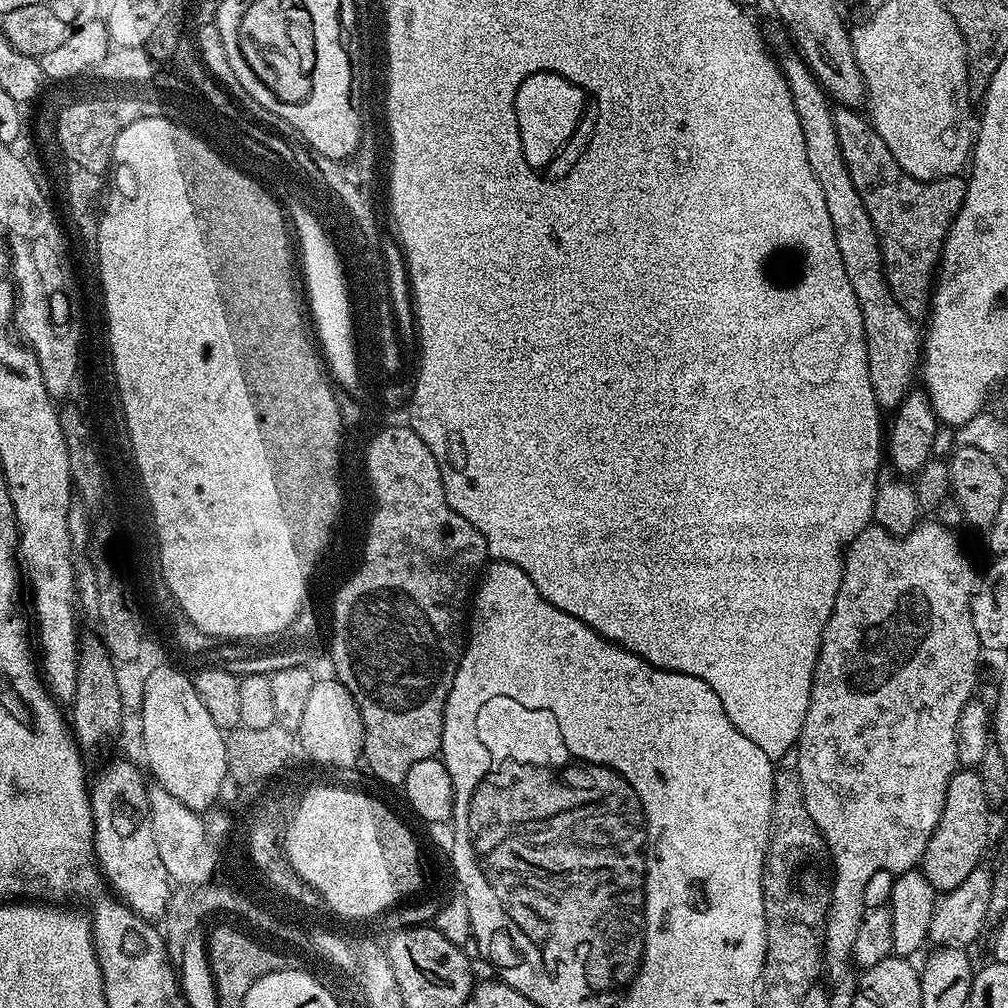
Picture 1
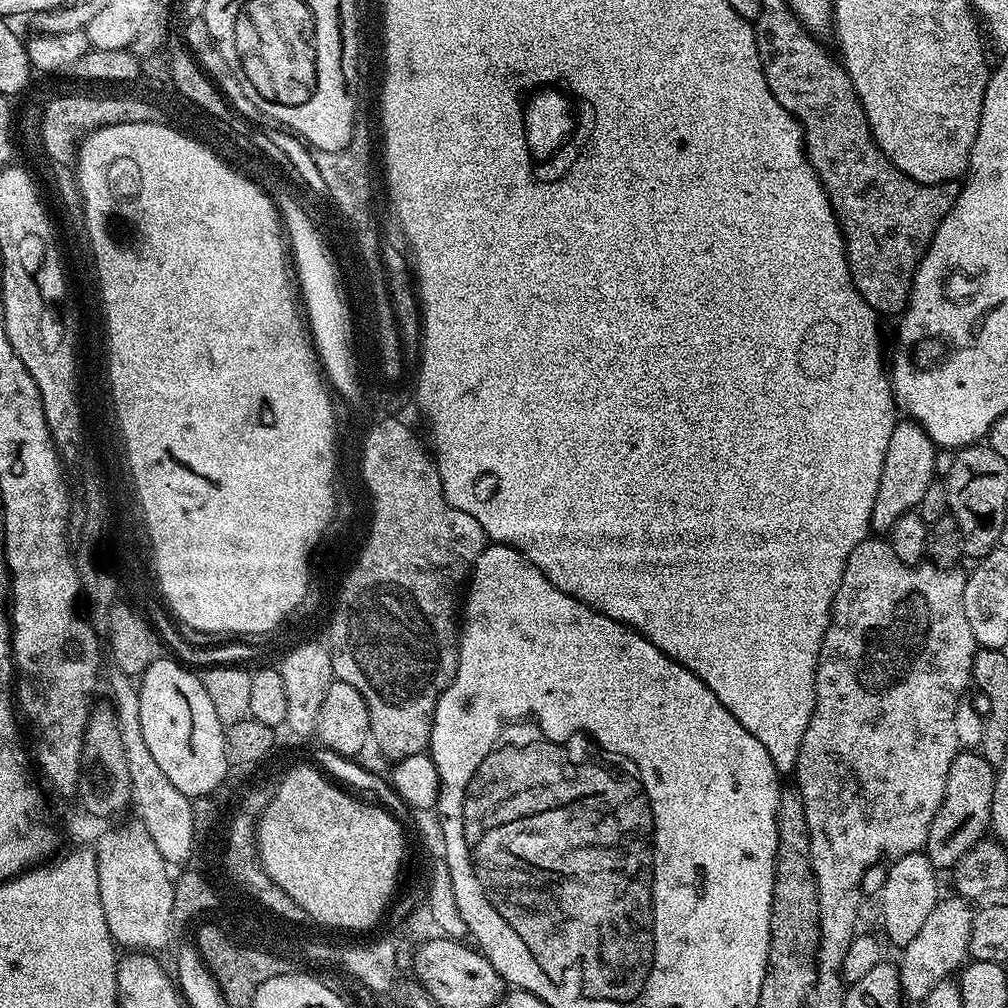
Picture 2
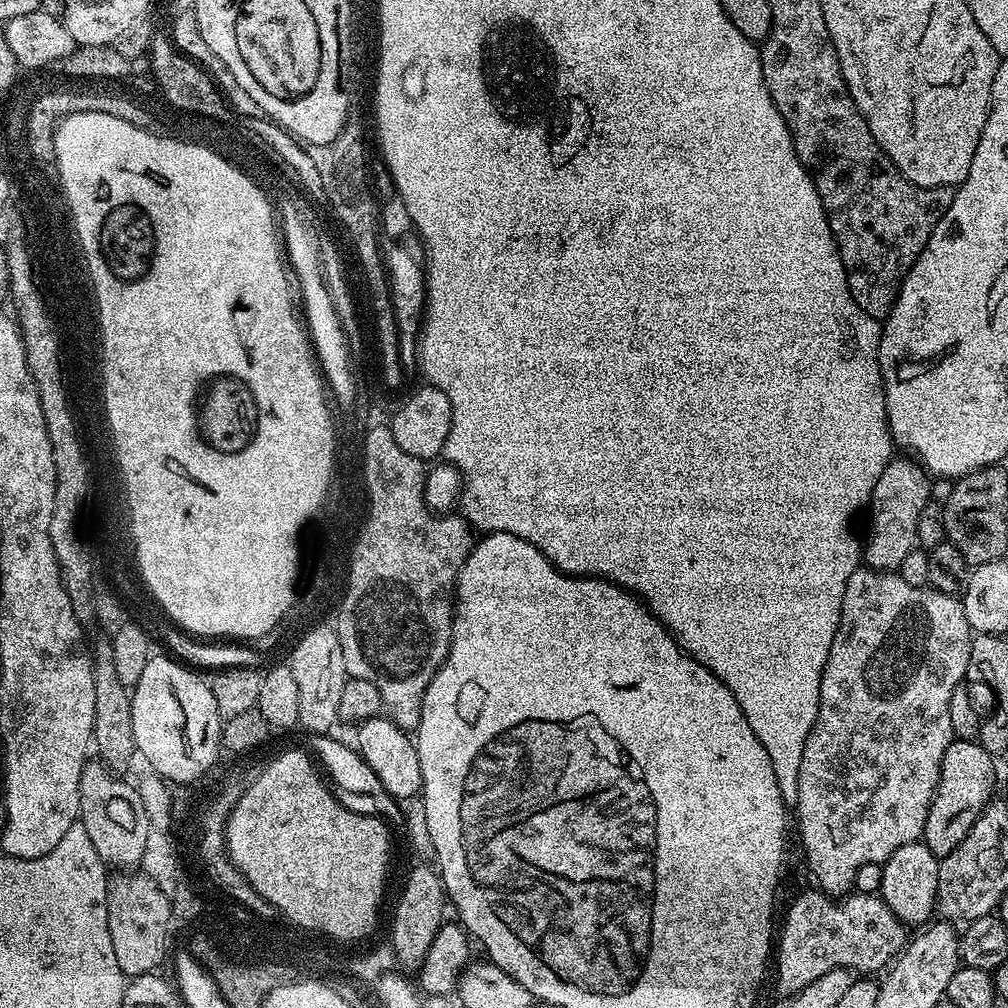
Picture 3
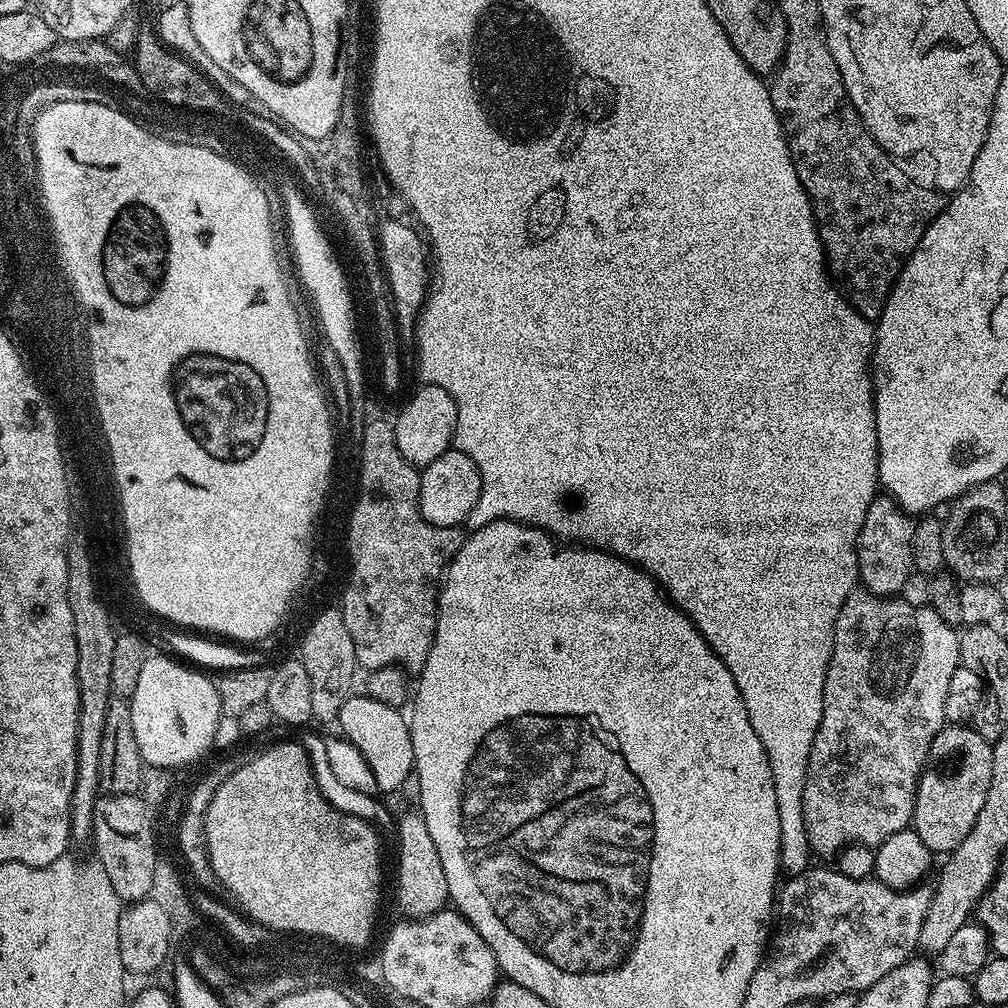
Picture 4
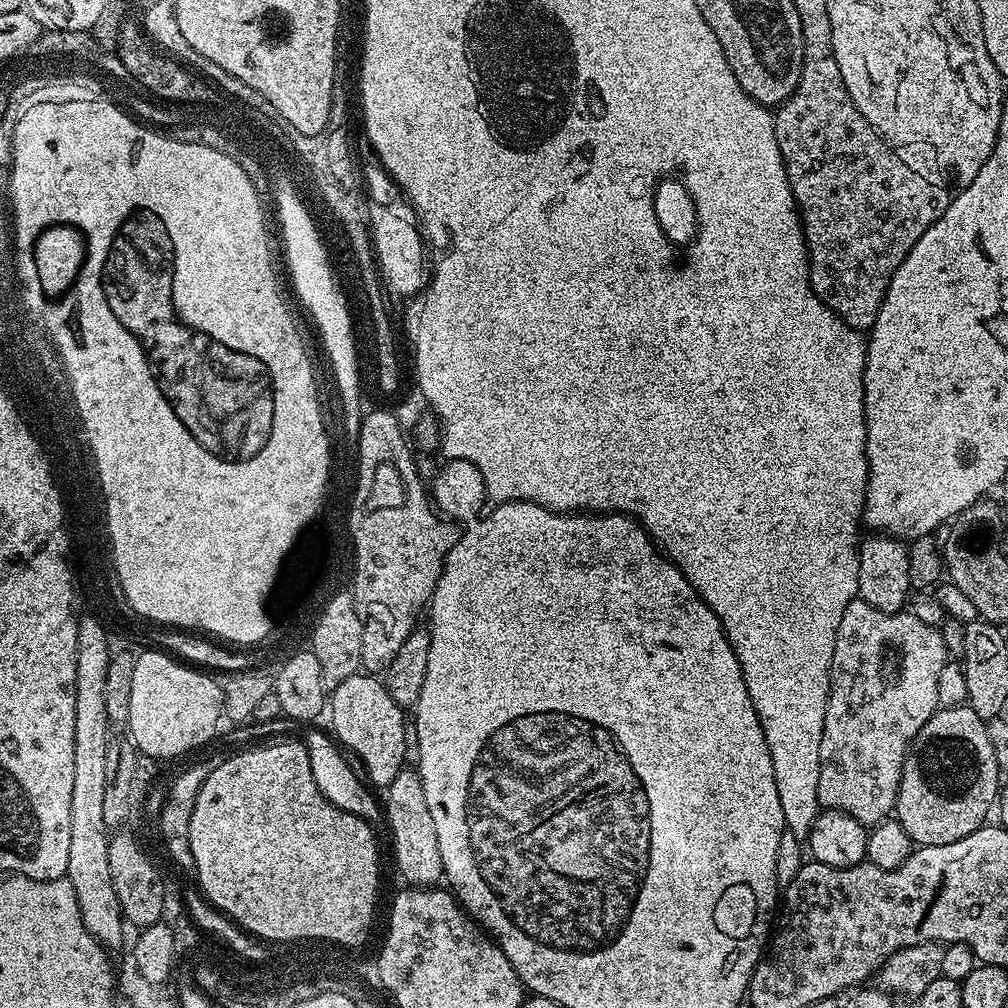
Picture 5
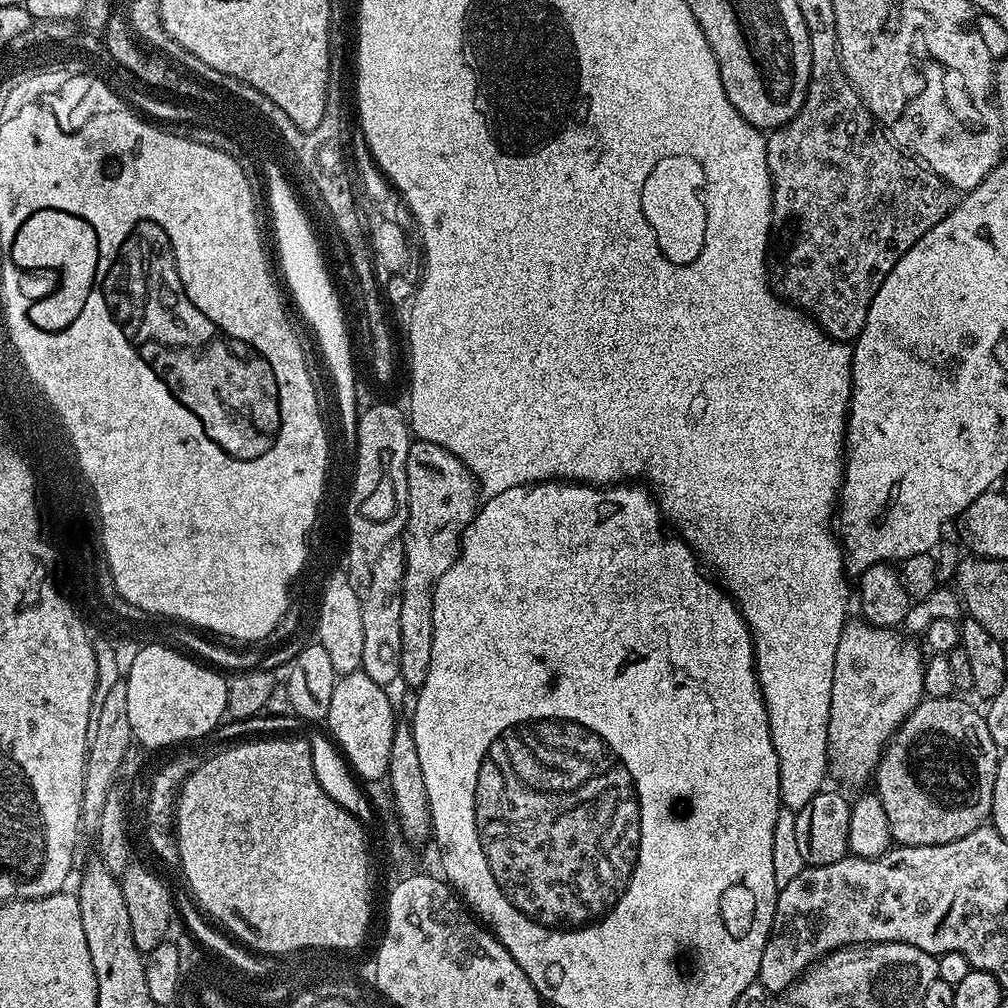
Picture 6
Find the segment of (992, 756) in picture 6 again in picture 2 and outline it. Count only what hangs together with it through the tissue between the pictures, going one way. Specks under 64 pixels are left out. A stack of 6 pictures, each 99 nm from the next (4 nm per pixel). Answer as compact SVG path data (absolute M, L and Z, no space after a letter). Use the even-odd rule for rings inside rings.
M961 750L956 753L954 762L950 762L950 774L946 778L946 794L942 798L942 806L938 806L938 814L934 814L934 822L930 822L928 837L924 843L924 852L937 870L951 870L958 861L979 842L985 839L991 822L991 799L994 793L996 768L976 750Z

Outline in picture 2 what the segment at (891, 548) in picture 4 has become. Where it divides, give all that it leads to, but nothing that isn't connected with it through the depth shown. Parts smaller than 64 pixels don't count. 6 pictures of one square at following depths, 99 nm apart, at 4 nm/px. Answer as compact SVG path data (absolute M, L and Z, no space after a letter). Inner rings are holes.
M911 418L897 419L894 434L890 434L890 446L886 446L886 462L882 462L882 482L878 482L878 498L872 511L873 533L891 533L898 518L919 509L926 490L930 490L937 479L936 455L936 443L928 437L924 427Z

